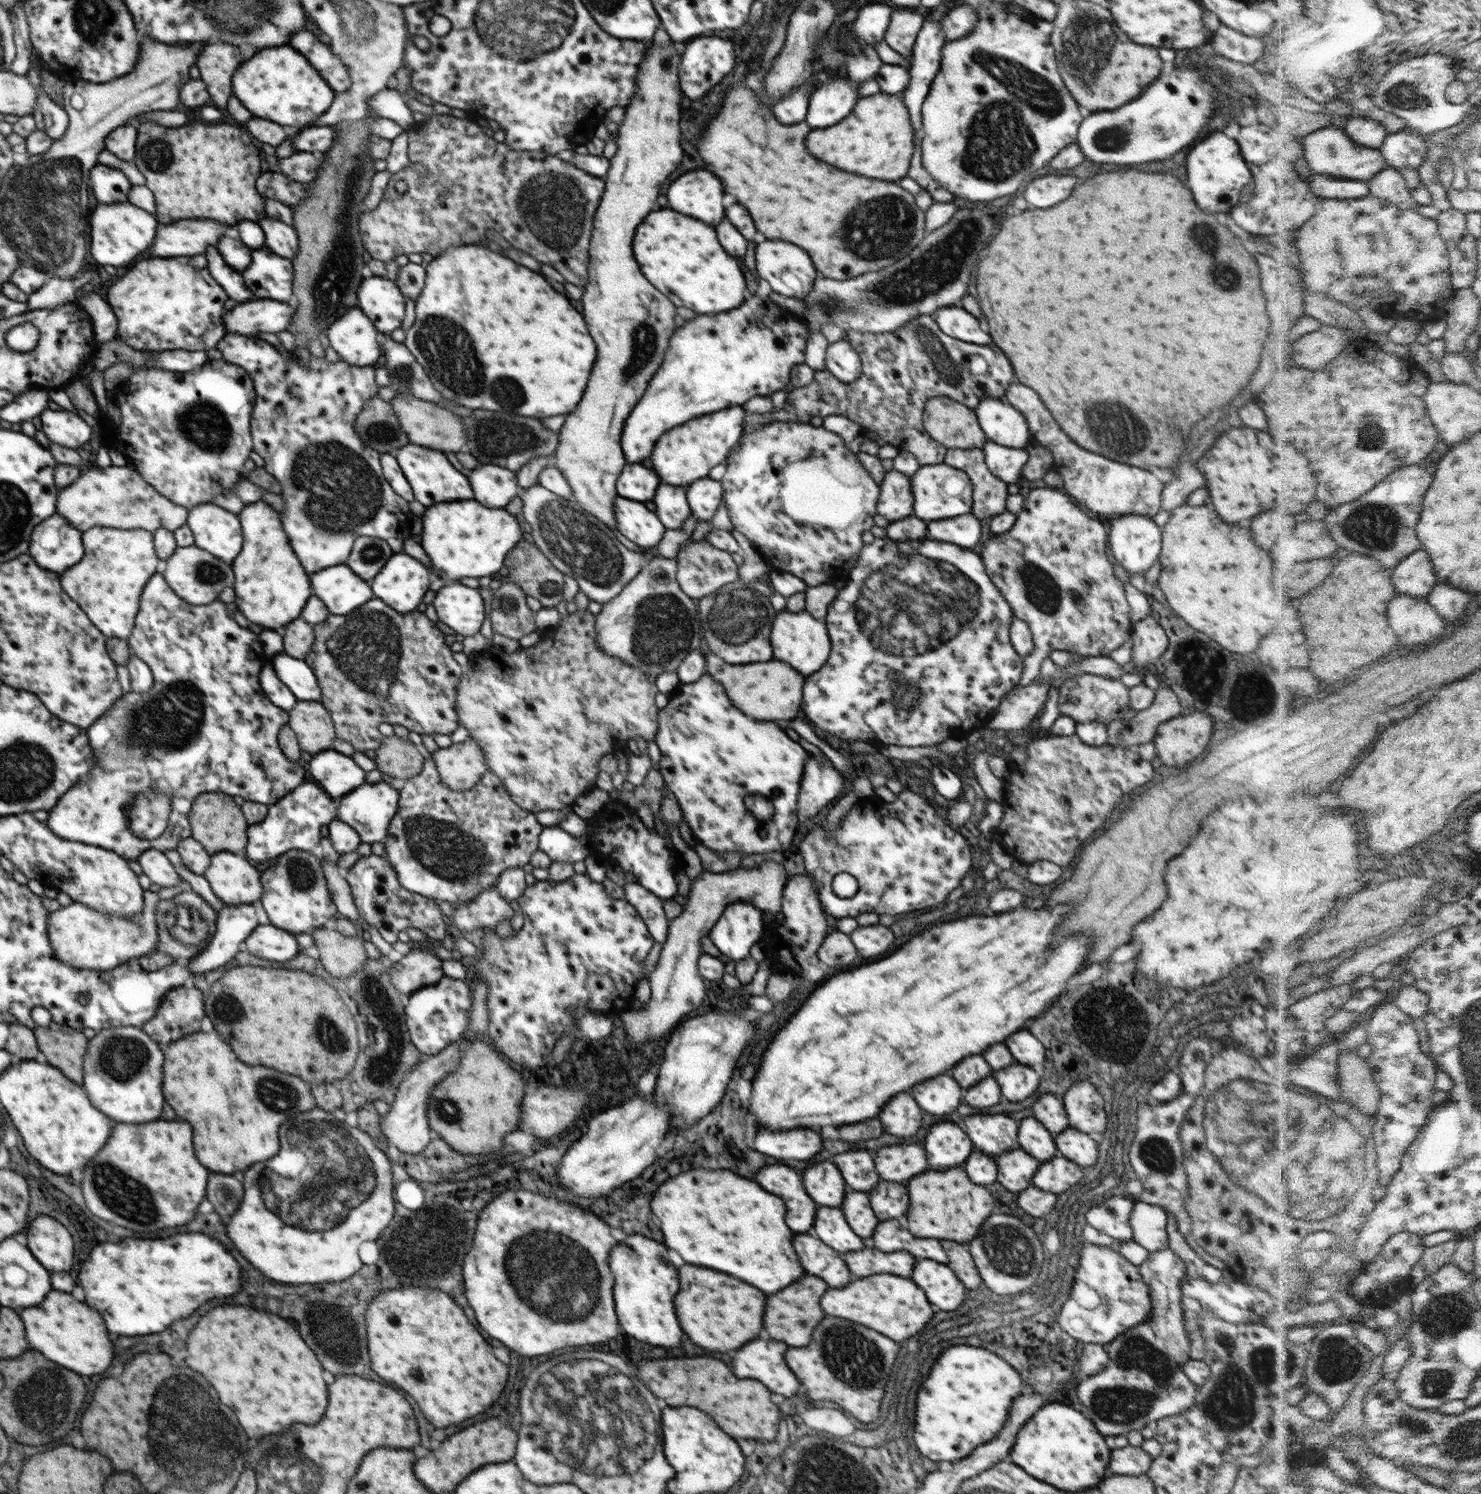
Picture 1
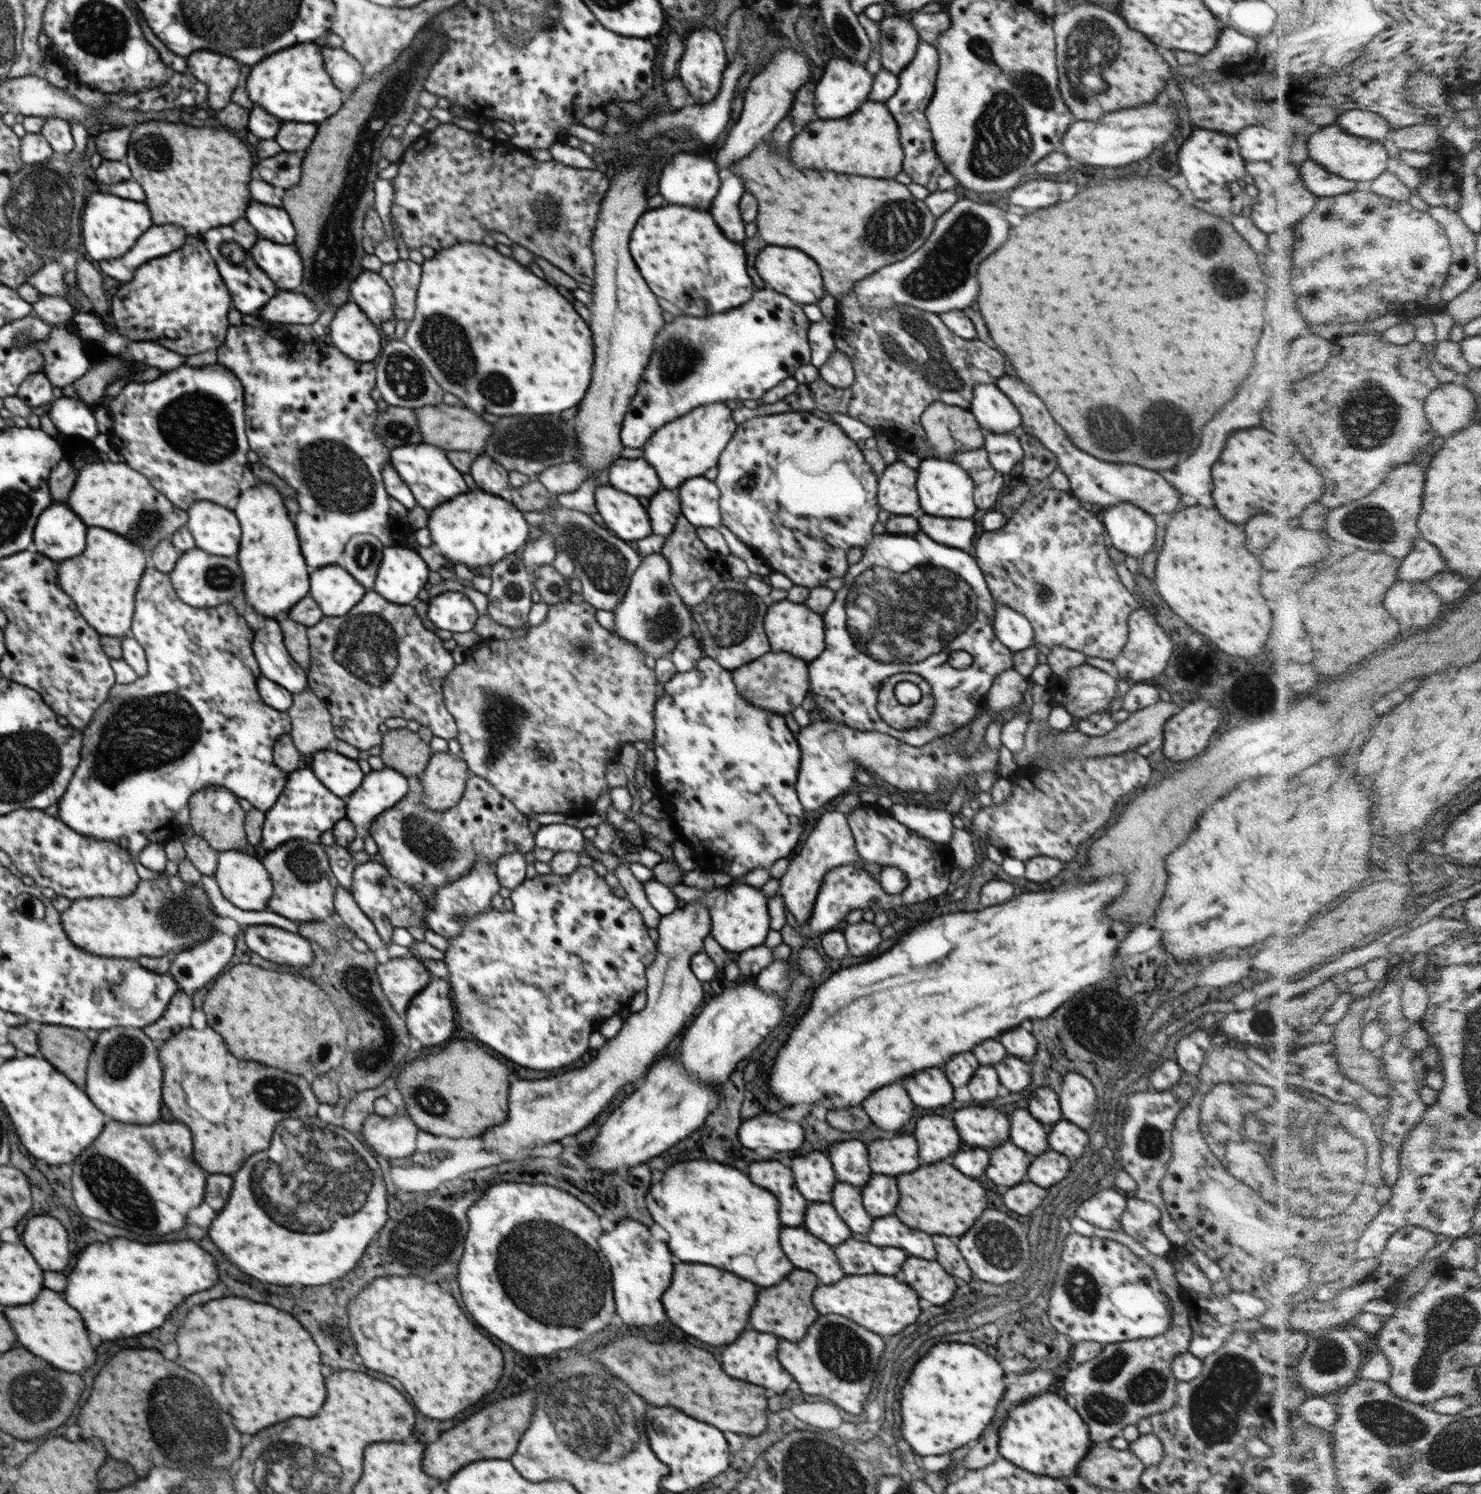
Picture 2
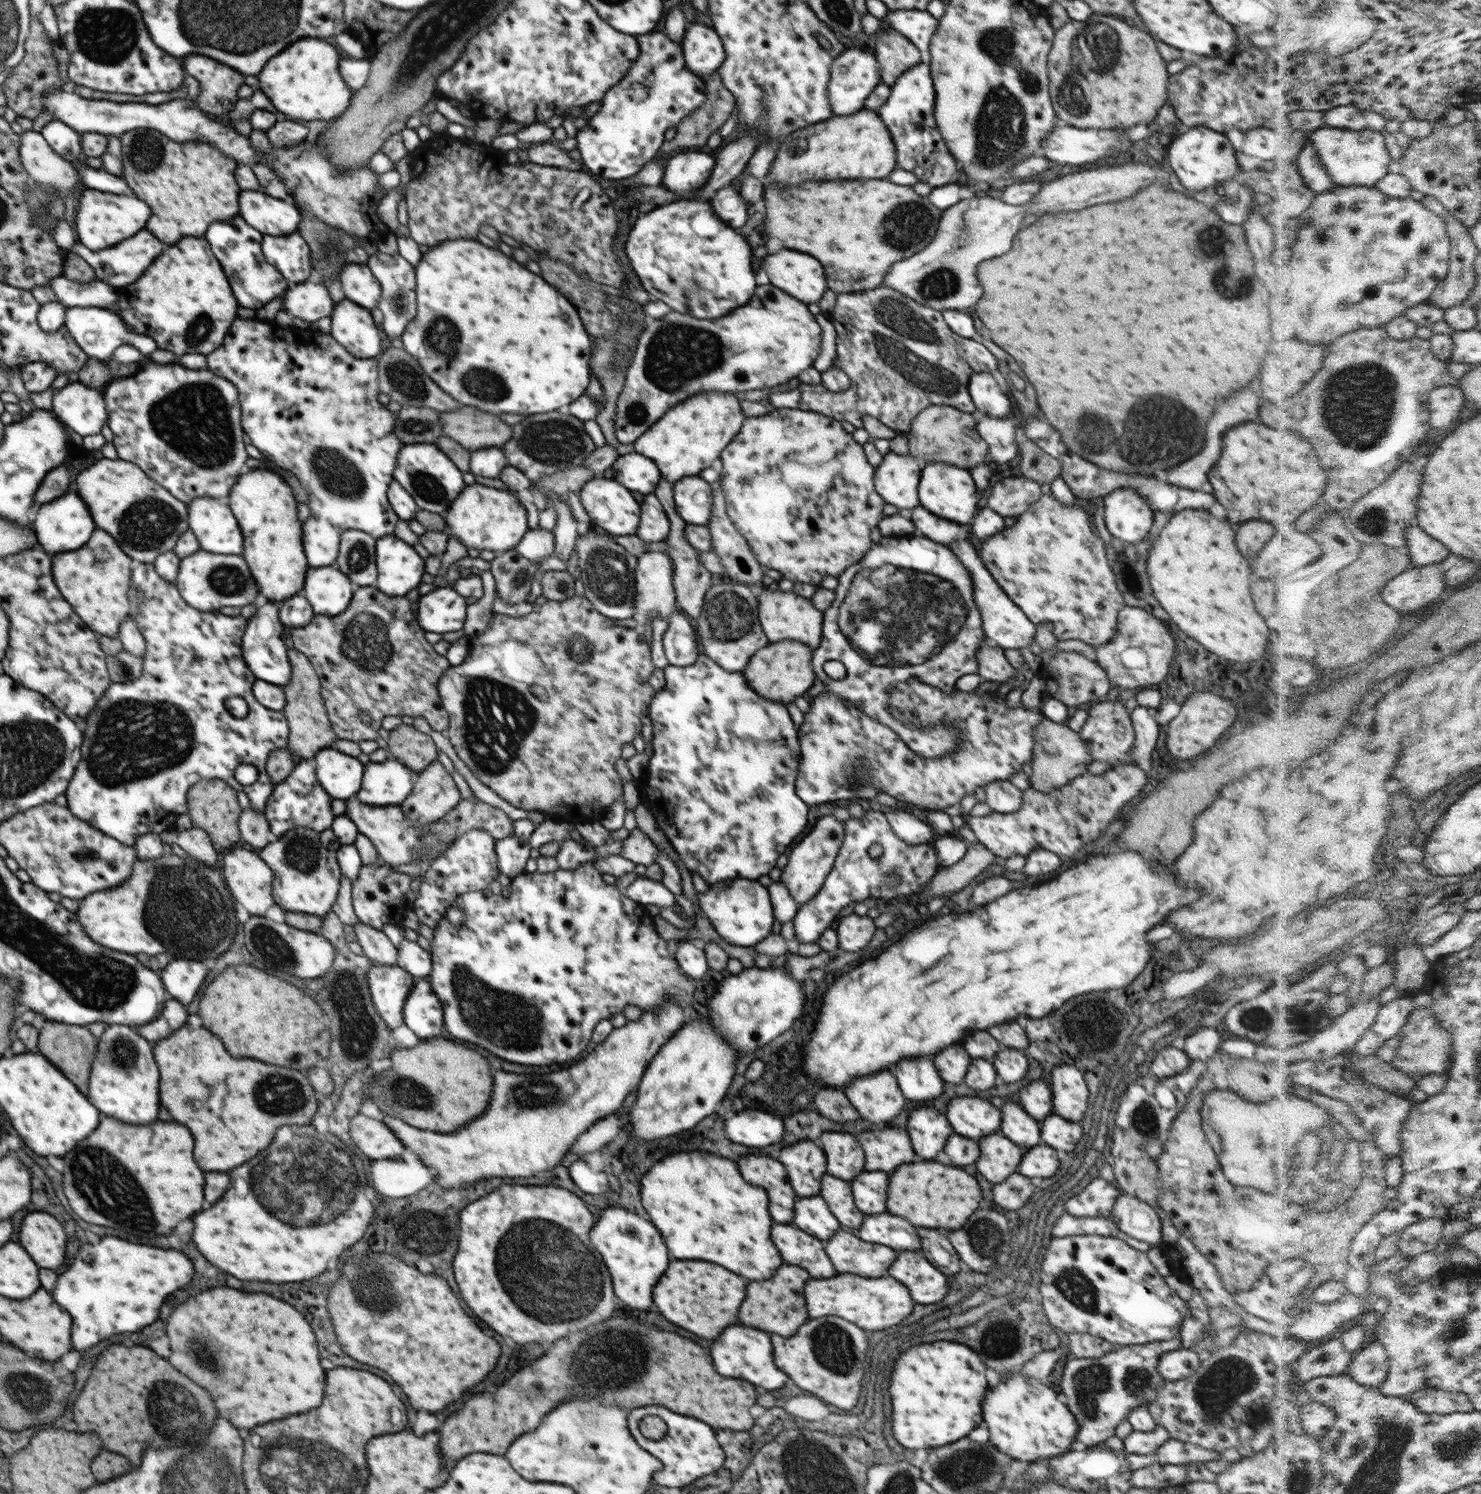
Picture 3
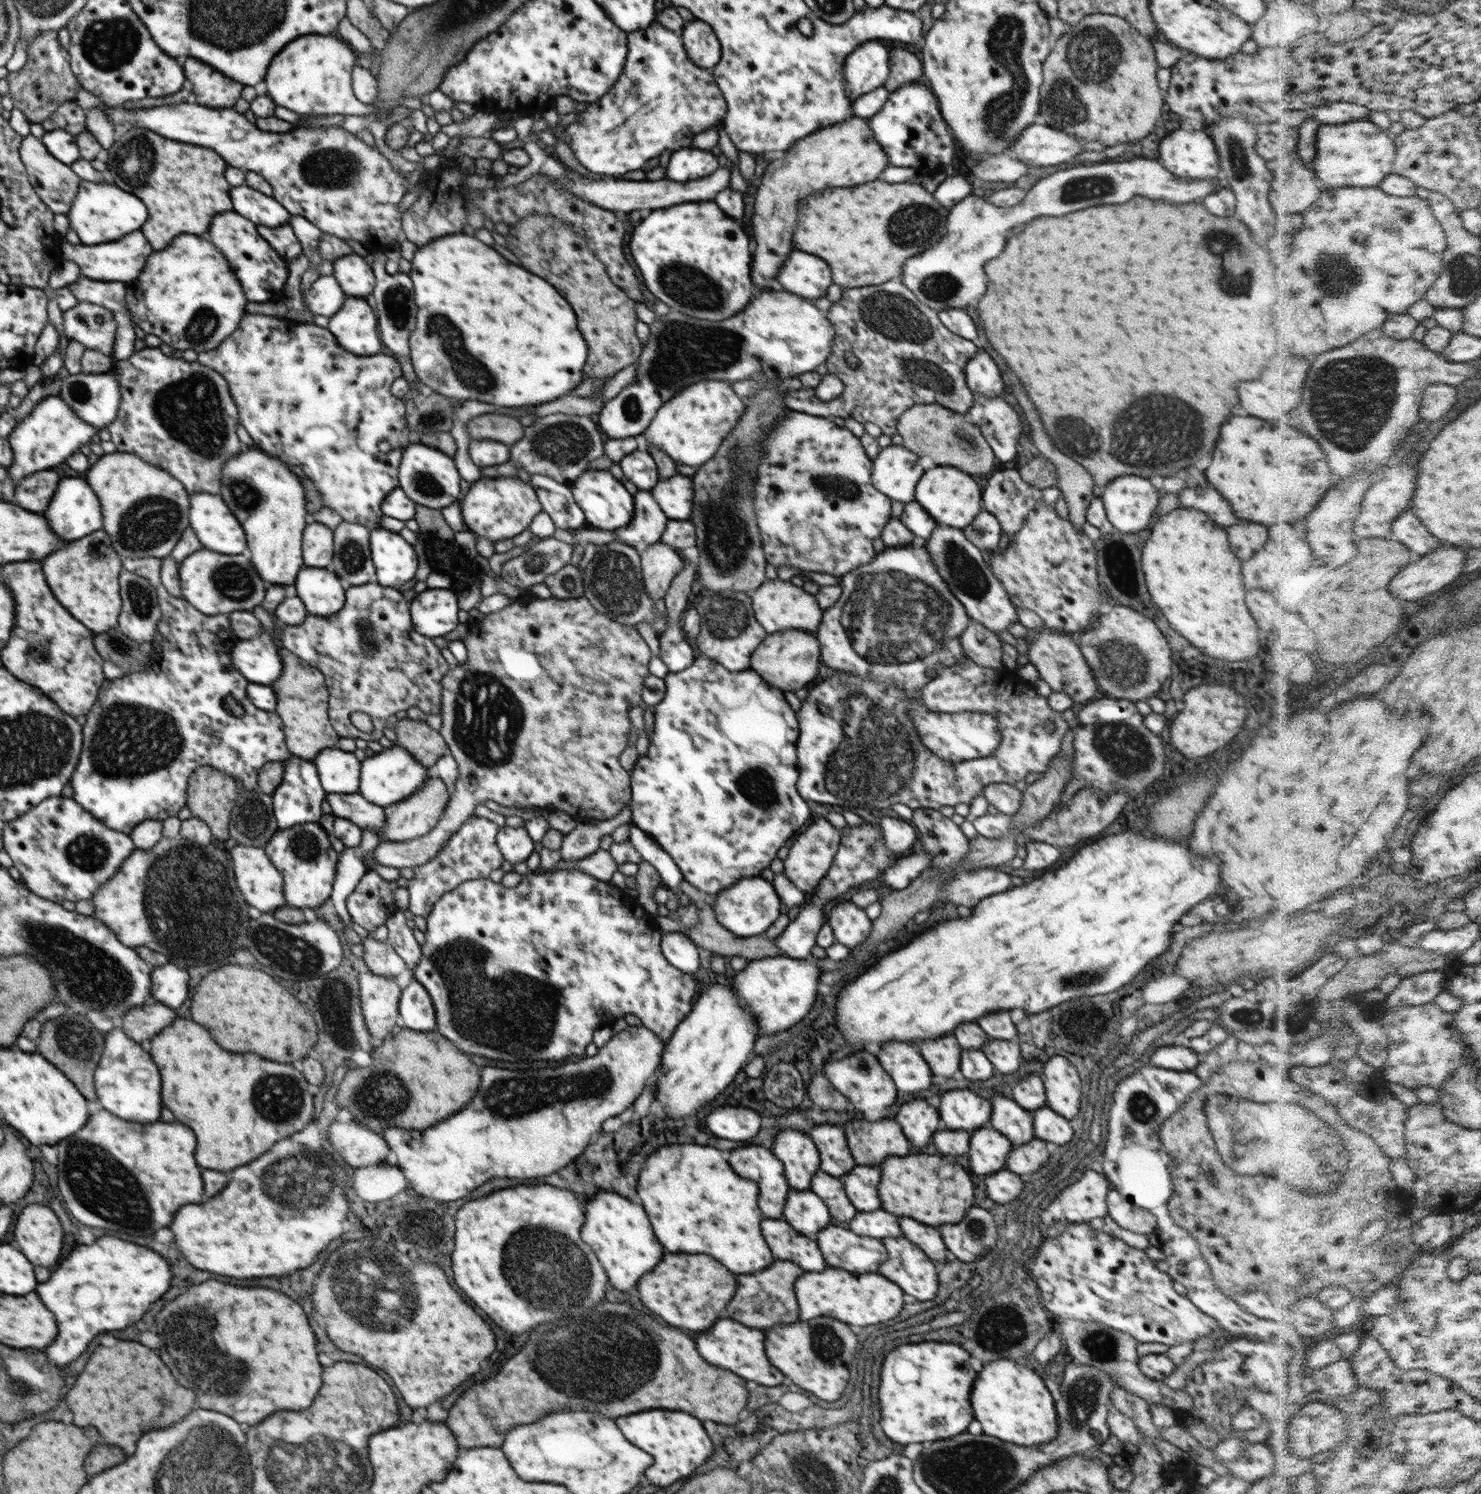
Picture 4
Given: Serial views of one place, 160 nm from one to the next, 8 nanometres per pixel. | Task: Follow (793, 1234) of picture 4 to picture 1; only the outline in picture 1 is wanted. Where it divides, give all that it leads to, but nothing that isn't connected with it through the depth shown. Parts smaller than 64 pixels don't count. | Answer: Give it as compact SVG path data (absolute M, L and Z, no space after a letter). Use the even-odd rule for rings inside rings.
M796 1234L792 1238L792 1246L798 1252L804 1270L820 1276L830 1288L844 1288L852 1280L852 1274L840 1254L824 1246L824 1242L818 1238L812 1238L808 1234Z

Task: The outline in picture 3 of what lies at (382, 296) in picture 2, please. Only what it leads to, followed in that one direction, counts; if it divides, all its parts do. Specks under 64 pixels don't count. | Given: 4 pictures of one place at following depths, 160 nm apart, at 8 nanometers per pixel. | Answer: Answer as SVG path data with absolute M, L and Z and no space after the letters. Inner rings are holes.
M348 263L339 275L341 288L347 300L371 311L378 307L381 286L370 268L364 264Z

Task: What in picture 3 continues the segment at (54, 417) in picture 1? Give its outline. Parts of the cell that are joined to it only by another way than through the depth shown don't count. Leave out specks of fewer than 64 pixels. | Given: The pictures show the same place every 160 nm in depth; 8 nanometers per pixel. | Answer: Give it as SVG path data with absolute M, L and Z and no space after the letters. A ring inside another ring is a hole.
M82 382L68 383L54 392L52 408L67 428L83 437L100 434L108 424L103 391Z

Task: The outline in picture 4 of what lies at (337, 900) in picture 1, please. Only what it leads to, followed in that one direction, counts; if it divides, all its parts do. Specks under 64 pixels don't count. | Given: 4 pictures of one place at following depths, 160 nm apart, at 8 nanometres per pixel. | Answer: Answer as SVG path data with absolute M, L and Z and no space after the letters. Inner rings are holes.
M368 936L361 940L361 944L364 948L363 961L374 974L396 979L402 970L408 969L387 940L382 942Z

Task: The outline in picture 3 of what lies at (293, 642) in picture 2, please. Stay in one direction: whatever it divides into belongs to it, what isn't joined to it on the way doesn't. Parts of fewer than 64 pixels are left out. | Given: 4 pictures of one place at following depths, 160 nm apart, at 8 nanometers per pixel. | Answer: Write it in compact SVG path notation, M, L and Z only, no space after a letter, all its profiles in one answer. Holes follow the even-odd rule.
M293 646L288 647L287 657L292 667L292 676L290 682L283 686L287 703L282 712L289 727L288 746L289 750L299 755L302 760L312 761L318 751L331 748L338 738L332 731L327 714L328 708L321 695L321 682L312 663L305 654Z

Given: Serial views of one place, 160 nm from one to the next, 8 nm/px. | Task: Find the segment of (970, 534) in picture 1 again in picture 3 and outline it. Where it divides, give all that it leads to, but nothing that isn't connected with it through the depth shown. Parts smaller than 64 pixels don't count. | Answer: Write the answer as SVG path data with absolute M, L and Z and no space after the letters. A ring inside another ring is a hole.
M922 506L914 508L910 516L912 516L912 522L914 522L917 528L916 532L920 532L926 538L946 546L956 542L962 536L966 536L969 529L968 526L954 524L954 522L948 522L944 518L938 518L938 516L930 514L928 510L924 510Z

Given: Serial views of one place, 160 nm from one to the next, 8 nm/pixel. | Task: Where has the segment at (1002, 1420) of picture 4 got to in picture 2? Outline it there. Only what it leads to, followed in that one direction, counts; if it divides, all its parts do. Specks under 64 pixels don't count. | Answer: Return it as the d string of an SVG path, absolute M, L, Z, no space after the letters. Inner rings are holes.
M1046 1391L1025 1400L1010 1410L1004 1426L1000 1428L999 1454L1016 1466L1032 1474L1048 1475L1052 1478L1066 1478L1075 1475L1082 1460L1094 1443L1091 1441L1088 1425L1075 1408L1066 1403L1066 1399L1056 1392Z

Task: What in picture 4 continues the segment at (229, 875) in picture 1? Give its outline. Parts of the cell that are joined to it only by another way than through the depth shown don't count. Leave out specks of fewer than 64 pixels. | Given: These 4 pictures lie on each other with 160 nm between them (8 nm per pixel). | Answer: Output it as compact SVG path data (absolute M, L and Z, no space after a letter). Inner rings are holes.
M237 845L228 851L234 876L244 900L260 912L273 912L288 906L284 902L281 872L270 862L263 849Z

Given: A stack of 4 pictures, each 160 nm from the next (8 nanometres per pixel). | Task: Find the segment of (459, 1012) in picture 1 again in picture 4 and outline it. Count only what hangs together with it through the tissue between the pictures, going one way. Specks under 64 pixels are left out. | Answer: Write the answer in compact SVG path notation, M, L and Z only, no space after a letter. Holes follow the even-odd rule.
M415 978L402 990L399 1000L399 1015L405 1028L430 1032L436 1030L436 1013L431 996Z

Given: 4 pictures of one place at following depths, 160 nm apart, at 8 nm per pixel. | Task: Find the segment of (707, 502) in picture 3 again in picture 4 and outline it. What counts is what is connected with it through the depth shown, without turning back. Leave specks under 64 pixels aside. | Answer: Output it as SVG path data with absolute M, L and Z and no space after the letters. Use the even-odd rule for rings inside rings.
M676 475L670 477L668 480L659 480L650 492L652 492L656 502L659 502L658 506L660 506L660 510L662 510L670 520L685 521L691 518L694 496L693 480L691 477Z

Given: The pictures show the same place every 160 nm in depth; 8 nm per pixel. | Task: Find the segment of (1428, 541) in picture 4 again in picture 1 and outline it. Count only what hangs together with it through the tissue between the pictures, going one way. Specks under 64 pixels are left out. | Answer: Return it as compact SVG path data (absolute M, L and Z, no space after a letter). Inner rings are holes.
M1426 548L1409 556L1393 574L1398 593L1416 598L1429 598L1440 583L1430 552Z

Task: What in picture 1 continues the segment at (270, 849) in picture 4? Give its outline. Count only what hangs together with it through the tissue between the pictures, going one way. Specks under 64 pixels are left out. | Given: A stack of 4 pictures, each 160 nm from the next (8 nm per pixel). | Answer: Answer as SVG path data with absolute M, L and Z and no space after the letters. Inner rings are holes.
M290 850L276 858L276 864L261 873L264 889L260 902L271 920L271 924L289 933L310 933L322 928L334 914L340 916L317 852Z

